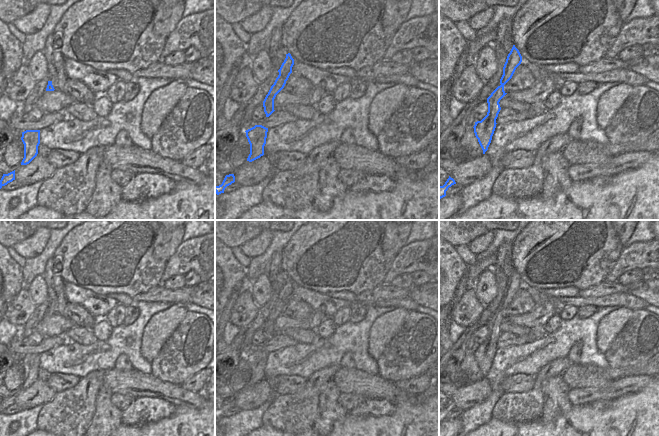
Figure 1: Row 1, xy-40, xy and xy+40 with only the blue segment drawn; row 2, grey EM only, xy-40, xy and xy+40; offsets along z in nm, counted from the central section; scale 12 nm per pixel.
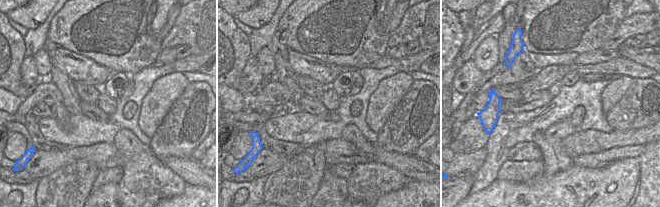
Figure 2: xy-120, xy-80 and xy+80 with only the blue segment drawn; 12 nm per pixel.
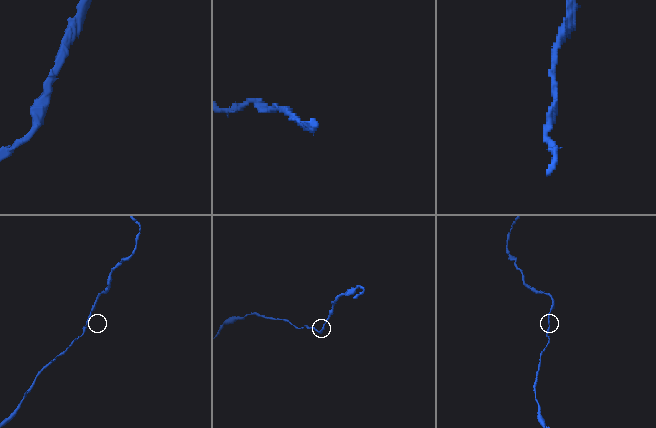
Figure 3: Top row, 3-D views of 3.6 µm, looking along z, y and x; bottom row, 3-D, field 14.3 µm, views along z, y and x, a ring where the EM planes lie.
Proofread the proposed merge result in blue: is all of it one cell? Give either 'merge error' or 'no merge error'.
no merge error

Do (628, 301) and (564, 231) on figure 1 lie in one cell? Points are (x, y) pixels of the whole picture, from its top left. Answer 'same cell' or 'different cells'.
different cells

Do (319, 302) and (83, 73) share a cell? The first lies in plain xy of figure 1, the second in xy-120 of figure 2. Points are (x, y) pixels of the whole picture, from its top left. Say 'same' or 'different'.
same

